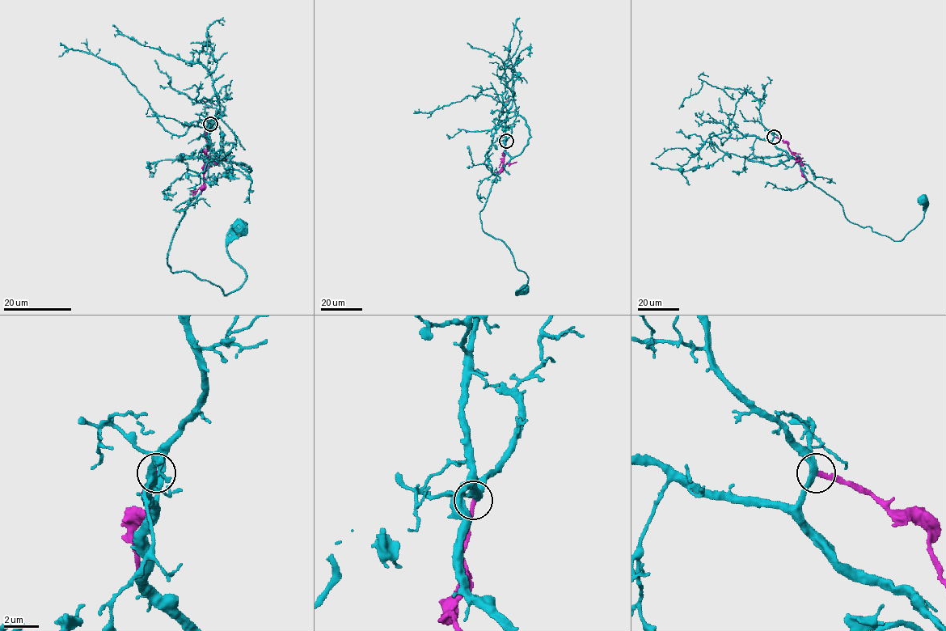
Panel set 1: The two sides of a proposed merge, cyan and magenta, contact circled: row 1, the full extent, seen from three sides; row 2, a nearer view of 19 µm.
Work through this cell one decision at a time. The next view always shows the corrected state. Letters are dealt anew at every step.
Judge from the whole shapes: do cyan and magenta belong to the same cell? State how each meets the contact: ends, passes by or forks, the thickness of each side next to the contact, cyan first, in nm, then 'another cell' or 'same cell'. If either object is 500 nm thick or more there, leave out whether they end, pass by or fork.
cyan passes by; magenta ends; calibres 320 and 260 nm; another cell

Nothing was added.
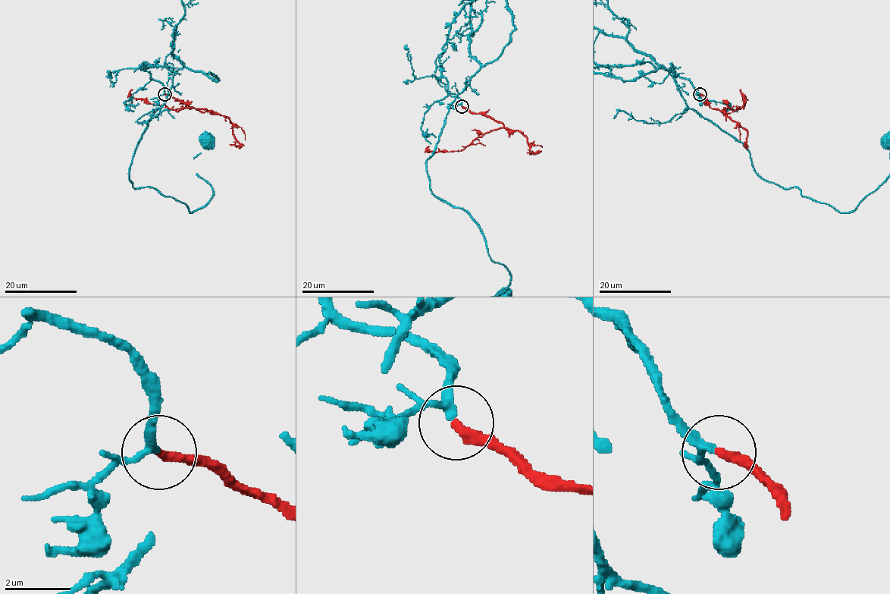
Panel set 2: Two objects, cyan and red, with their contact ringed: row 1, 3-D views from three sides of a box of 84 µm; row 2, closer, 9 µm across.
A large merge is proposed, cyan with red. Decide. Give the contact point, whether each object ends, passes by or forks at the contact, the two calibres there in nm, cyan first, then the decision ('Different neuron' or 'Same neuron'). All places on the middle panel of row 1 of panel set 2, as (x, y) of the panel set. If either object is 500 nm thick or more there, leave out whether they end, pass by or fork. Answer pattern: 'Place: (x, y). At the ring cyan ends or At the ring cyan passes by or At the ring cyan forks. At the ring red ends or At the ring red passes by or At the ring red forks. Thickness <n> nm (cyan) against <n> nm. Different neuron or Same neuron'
Place: (462, 106). At the ring cyan passes by. At the ring red ends. Thickness 220 nm (cyan) against 300 nm. Same neuron

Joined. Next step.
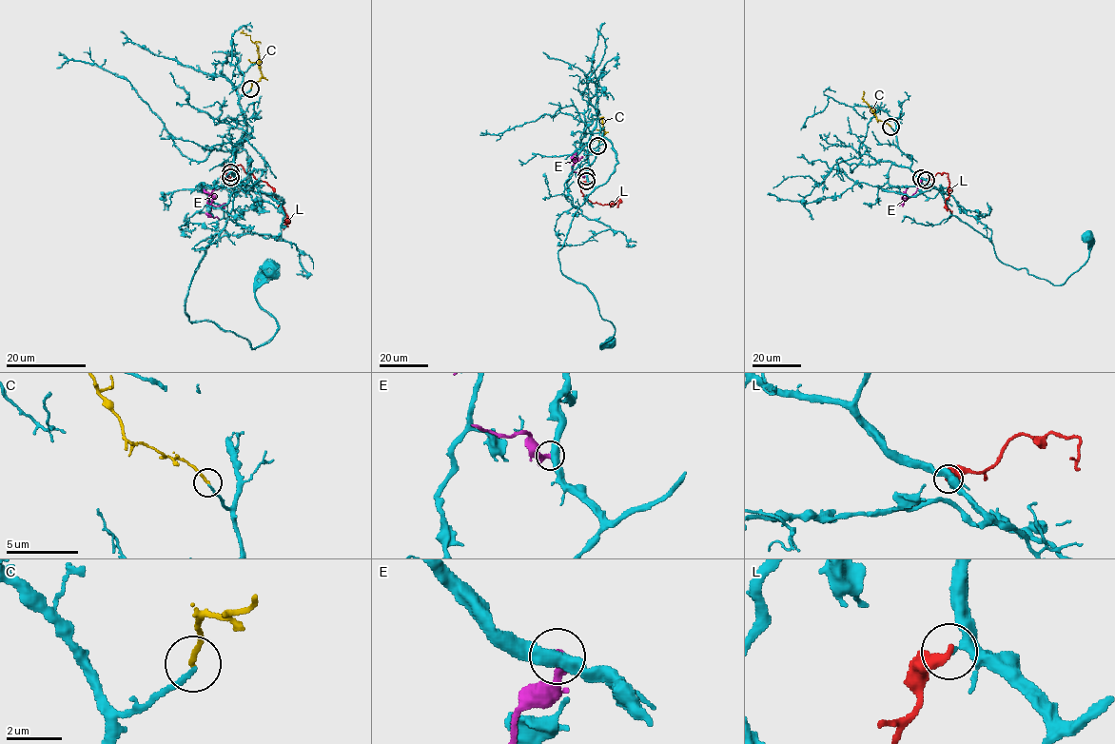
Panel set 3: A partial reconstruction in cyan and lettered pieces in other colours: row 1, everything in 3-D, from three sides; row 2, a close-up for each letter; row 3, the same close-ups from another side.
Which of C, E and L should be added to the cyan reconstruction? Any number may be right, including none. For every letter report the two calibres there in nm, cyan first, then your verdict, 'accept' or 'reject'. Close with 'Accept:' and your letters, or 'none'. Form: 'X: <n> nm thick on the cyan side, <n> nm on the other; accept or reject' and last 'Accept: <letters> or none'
C: 160 nm thick on the cyan side, 200 nm on the other; accept
E: 480 nm thick on the cyan side, 360 nm on the other; reject
L: 280 nm thick on the cyan side, 360 nm on the other; reject
Accept: C

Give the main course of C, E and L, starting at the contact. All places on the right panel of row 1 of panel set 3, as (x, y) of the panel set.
C: (890, 127), (877, 120), (863, 98), (865, 93)
E: (921, 177), (914, 193), (907, 197), (908, 187)
L: (926, 181), (940, 172), (948, 174), (948, 196), (946, 205), (952, 212)

